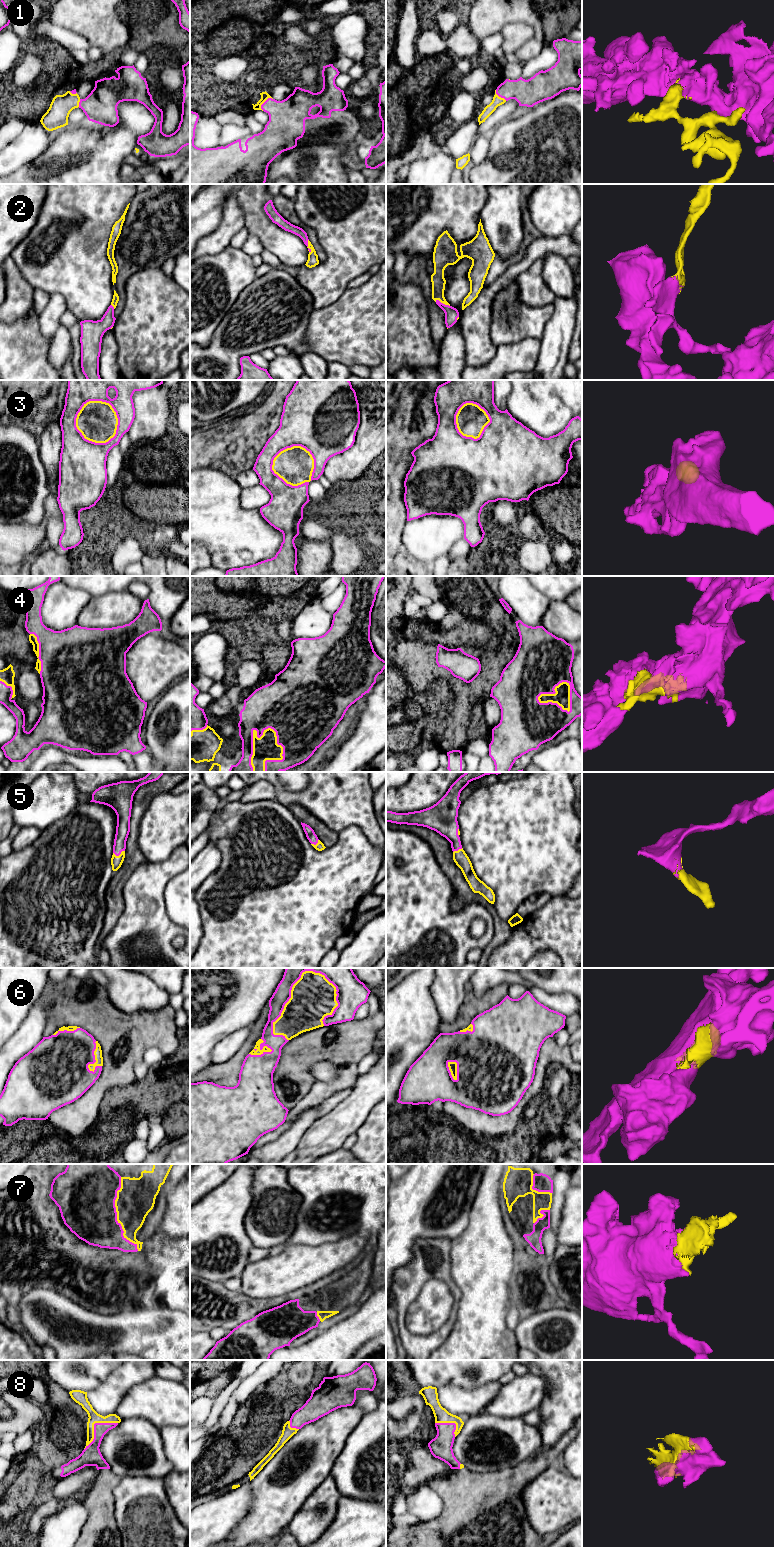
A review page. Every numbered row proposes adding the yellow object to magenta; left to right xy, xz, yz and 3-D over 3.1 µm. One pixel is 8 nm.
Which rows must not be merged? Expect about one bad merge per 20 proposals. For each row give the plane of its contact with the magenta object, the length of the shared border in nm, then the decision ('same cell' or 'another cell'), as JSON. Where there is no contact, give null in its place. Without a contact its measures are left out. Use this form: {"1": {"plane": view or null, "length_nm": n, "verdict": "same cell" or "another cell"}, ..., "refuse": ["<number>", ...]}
{"1": {"plane": "xz", "length_nm": 130, "verdict": "same cell"}, "2": {"plane": "xz", "length_nm": 110, "verdict": "same cell"}, "3": {"plane": "xy", "length_nm": 380, "verdict": "same cell"}, "4": {"plane": "xz", "length_nm": 380, "verdict": "same cell"}, "5": {"plane": "xy", "length_nm": 100, "verdict": "same cell"}, "6": {"plane": "xz", "length_nm": 650, "verdict": "same cell"}, "7": {"plane": "xy", "length_nm": 600, "verdict": "same cell"}, "8": {"plane": "xy", "length_nm": 340, "verdict": "same cell"}, "refuse": []}

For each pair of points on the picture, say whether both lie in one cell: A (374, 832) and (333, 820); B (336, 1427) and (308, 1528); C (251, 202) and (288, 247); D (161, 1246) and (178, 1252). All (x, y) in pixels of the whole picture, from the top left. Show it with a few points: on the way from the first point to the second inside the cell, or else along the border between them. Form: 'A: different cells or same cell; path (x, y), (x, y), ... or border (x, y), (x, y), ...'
A: same cell; path (364, 822), (362, 820), (343, 820)
B: different cells; border (329, 1474), (306, 1500)
C: same cell; path (254, 214), (276, 237)
D: same cell; path (165, 1250), (174, 1250)

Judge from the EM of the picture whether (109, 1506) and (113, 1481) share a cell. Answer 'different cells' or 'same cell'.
same cell

